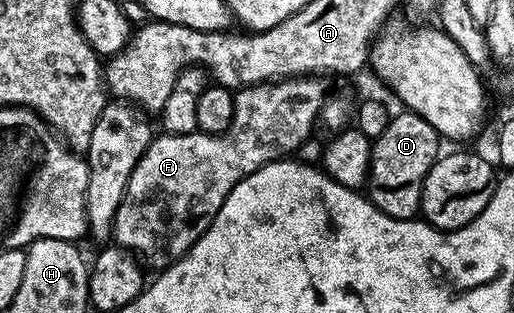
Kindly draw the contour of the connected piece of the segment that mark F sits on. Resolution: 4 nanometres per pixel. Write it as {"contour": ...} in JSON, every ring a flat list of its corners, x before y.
{"contour":[[298,77,243,87,233,97,235,117,220,135,206,135,198,130,186,135,158,134,135,165,123,201,119,201,112,234,116,246,132,253,146,268,164,269,186,255,194,241,209,228,215,213,219,213,223,201,227,201,227,193,231,193,239,181,286,153,293,153,312,133,313,123,315,127,327,98,321,83,324,82,317,77]]}

